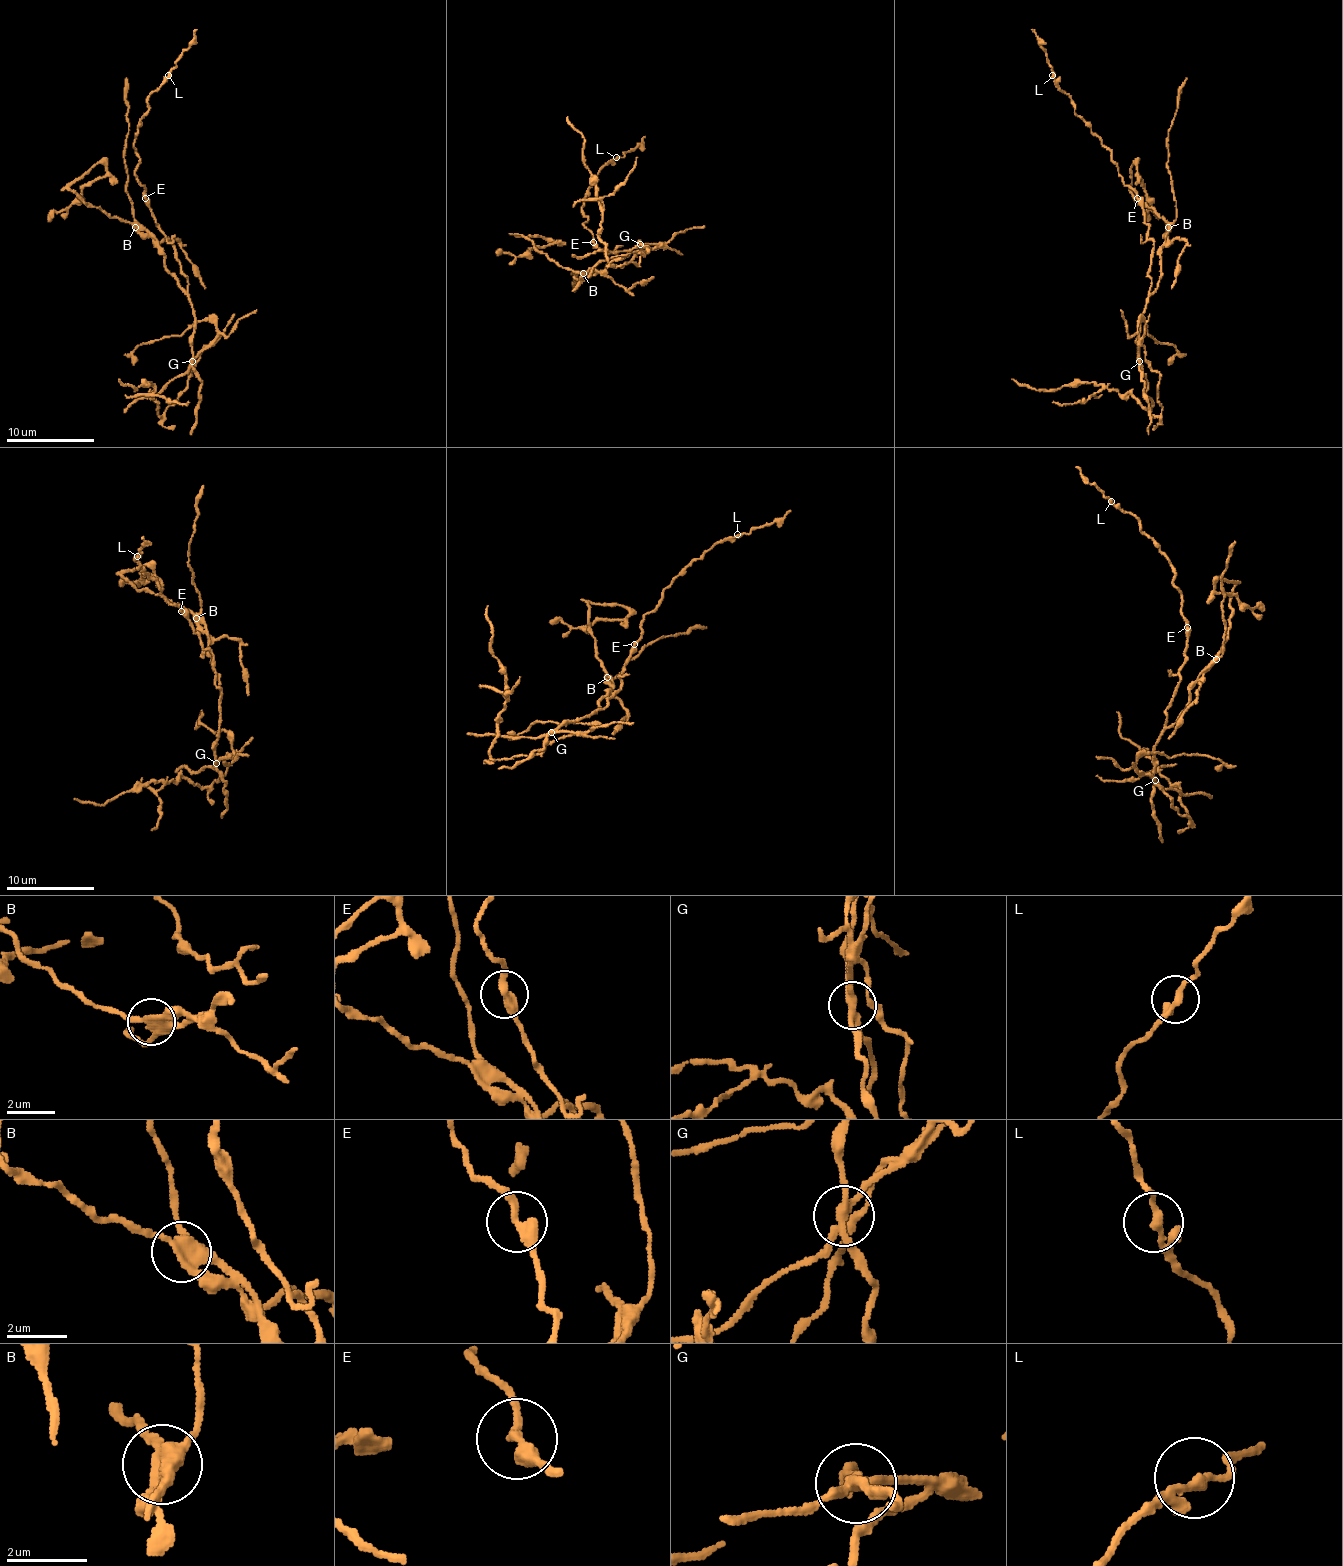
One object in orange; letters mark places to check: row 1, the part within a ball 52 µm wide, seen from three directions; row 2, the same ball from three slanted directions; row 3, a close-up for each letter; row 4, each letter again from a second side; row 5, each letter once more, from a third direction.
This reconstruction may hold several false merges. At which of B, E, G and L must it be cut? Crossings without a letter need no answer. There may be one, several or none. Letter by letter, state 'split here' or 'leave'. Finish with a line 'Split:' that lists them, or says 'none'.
B: split here
E: leave
G: split here
L: leave
Split: B, G

